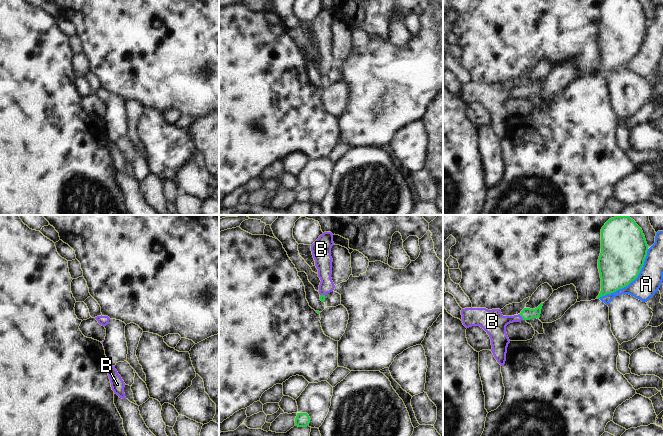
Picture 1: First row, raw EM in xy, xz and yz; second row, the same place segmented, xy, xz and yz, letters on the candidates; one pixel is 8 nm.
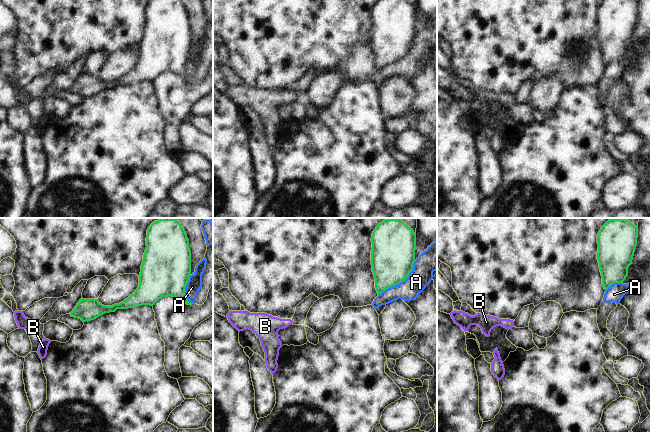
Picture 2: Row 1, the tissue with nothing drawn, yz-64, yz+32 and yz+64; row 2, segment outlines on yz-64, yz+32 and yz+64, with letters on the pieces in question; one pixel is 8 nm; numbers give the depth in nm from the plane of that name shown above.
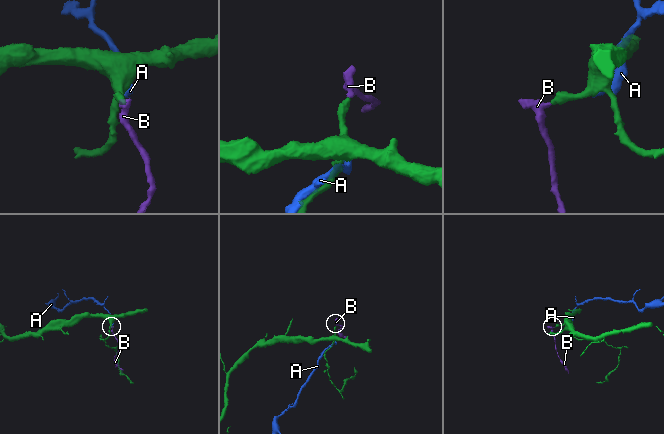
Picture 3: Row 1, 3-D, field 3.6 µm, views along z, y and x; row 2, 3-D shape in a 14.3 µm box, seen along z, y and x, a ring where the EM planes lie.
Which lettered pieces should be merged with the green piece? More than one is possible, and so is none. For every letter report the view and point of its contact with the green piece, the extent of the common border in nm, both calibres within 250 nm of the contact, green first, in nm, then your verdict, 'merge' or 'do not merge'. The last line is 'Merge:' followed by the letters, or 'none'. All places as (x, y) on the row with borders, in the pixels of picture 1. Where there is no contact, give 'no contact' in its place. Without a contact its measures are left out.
A: yz (631, 281) | 550 nm | 360/200 nm | do not merge
B: yz (521, 316) | 60 nm | 90/190 nm | merge
Merge: B

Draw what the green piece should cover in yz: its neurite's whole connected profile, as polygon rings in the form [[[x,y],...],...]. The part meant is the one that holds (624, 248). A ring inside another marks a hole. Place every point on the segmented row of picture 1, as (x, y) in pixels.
[[[615,216],[601,229],[598,269],[601,291],[597,298],[616,292],[634,281],[647,256],[642,229],[629,216]]]

